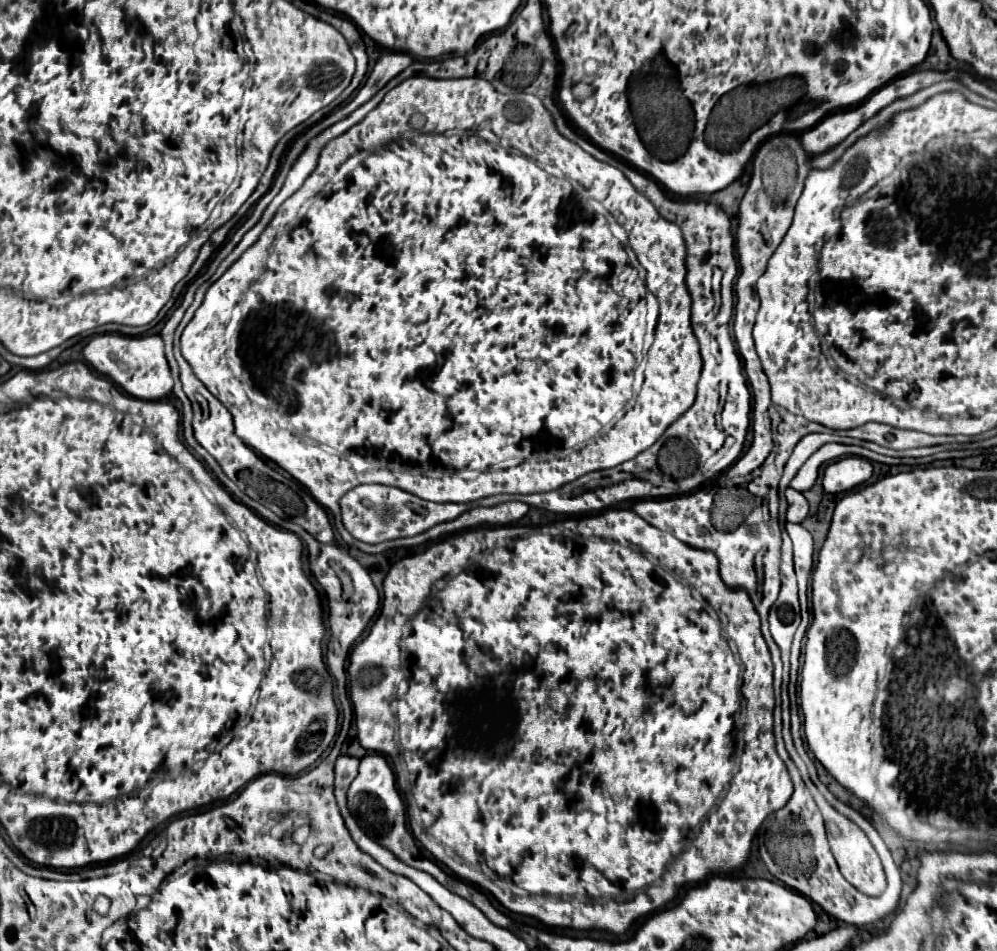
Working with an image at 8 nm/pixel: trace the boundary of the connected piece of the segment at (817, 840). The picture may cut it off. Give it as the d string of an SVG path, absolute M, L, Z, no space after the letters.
M777 741L777 753L789 769L789 775L795 783L795 793L783 809L779 809L771 817L767 817L763 823L763 845L775 863L773 867L769 867L773 877L783 881L787 887L795 889L797 893L805 895L807 899L815 901L817 905L821 905L823 911L829 913L831 917L841 919L849 925L869 925L869 923L885 917L887 913L895 911L895 907L899 903L899 893L901 893L901 877L899 877L897 865L893 861L887 861L887 873L885 873L887 889L883 891L881 897L869 897L869 895L859 893L855 887L851 887L841 877L841 871L829 851L821 811L819 811L817 803L813 801L809 789L805 787L805 783L799 775L799 769L787 755L783 741Z

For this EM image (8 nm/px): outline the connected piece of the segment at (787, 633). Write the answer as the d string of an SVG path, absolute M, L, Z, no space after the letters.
M783 533L783 543L781 543L779 577L781 577L781 591L769 611L769 627L775 643L781 649L783 671L789 671L789 649L791 649L795 629L799 627L801 615L799 615L799 601L797 601L797 579L793 573L793 547L787 533Z

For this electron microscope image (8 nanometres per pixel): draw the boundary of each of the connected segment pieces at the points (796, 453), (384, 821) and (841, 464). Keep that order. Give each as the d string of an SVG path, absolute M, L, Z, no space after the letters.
M809 433L805 435L793 449L785 473L783 473L783 481L781 483L789 483L793 479L793 475L797 473L797 469L803 465L803 461L807 461L807 457L811 457L821 445L829 443L829 441L837 441L837 443L847 443L847 437L839 437L839 435L831 435L831 433Z
M367 755L361 759L359 763L359 775L353 779L349 791L347 791L347 799L349 799L349 811L351 815L357 819L359 827L371 837L375 839L379 845L387 847L391 853L395 853L399 859L403 859L407 865L417 867L429 875L433 875L437 881L441 881L445 887L449 887L451 891L459 891L463 889L461 879L457 879L455 875L447 875L437 863L423 859L419 853L419 847L415 845L413 835L407 829L407 819L405 819L405 805L395 789L395 775L387 763L387 759L383 755Z
M843 457L835 463L829 463L823 473L823 489L827 493L849 491L865 483L873 475L873 467L867 459L861 457Z

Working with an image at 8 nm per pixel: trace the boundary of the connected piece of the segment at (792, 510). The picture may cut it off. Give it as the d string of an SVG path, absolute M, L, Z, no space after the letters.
M787 489L785 491L785 497L787 497L787 503L789 503L789 509L787 509L787 521L791 523L801 523L807 513L809 513L809 503L807 499L795 491L795 489Z

